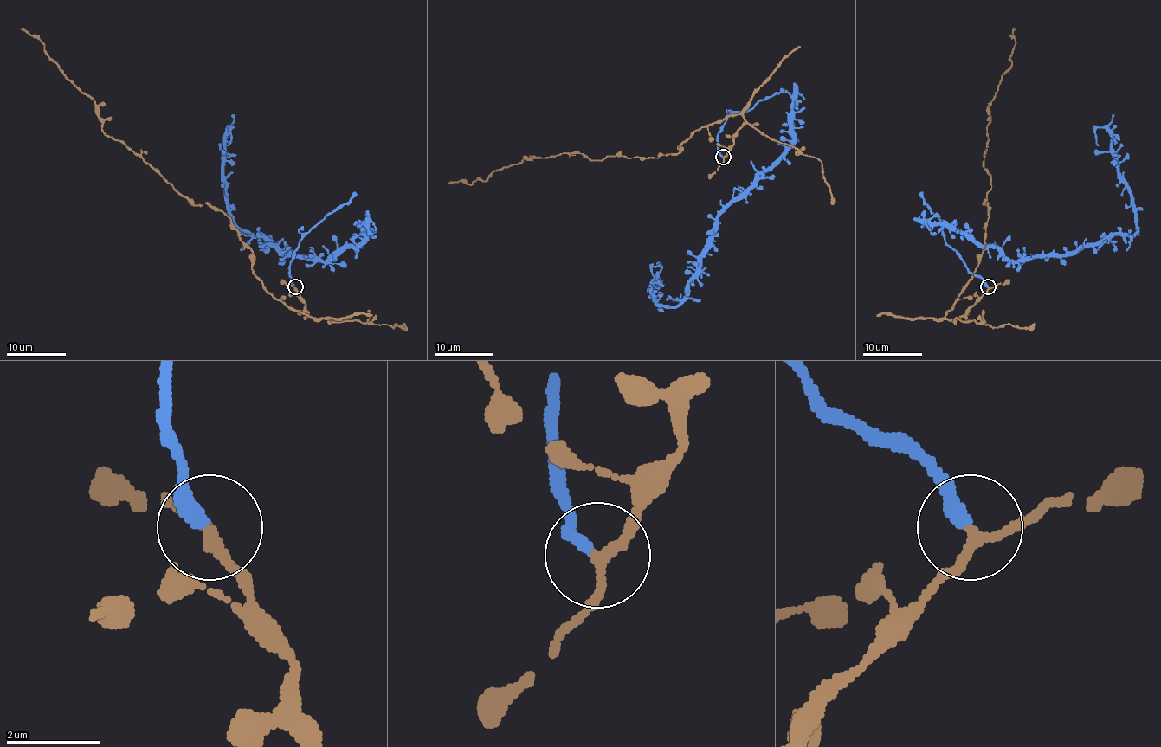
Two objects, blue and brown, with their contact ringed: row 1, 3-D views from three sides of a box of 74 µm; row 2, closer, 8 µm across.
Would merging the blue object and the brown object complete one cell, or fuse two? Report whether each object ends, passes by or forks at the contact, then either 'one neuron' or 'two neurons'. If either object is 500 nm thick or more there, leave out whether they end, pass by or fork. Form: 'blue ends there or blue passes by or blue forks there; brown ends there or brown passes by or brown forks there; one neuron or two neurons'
blue ends there; brown passes by; one neuron

